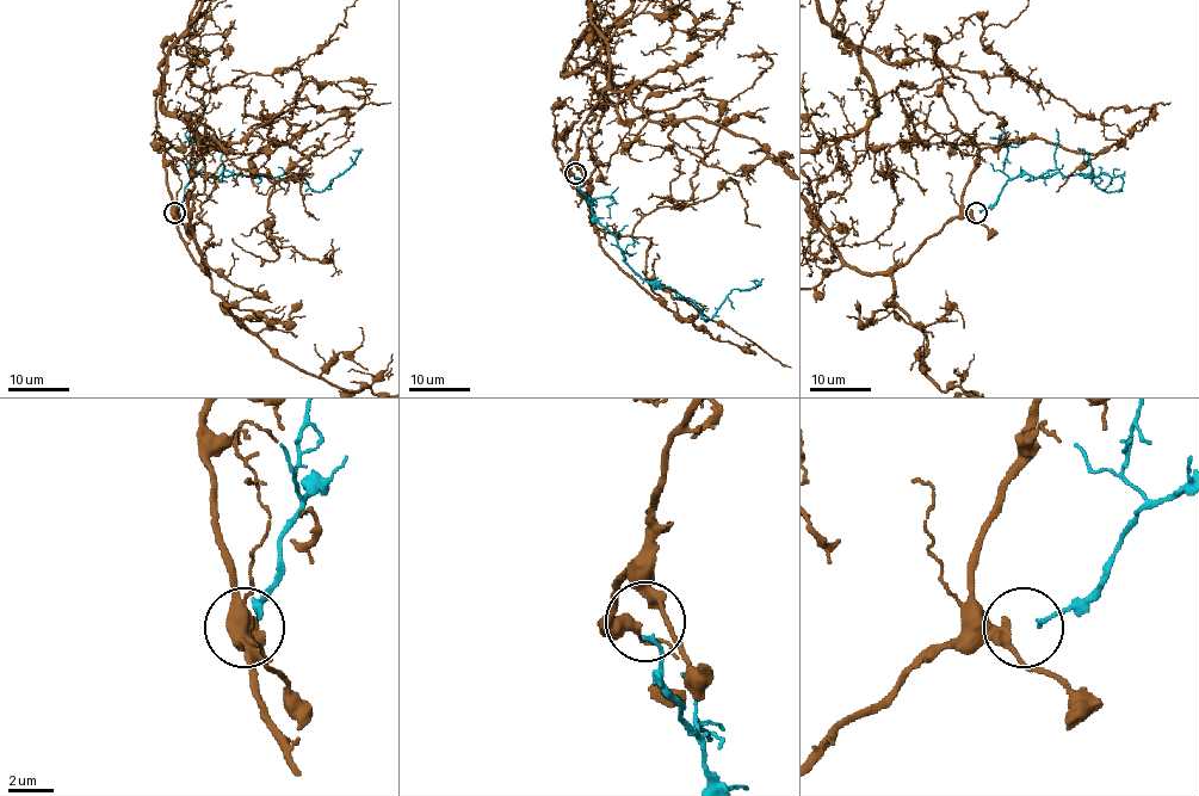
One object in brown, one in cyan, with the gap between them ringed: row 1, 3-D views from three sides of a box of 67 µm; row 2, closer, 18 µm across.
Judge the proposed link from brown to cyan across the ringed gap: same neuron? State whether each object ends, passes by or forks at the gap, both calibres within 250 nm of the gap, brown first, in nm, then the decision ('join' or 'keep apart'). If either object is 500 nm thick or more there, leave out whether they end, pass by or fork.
brown passes by; cyan ends there; 420 nm thick on the brown side, 200 nm on the other; keep apart

